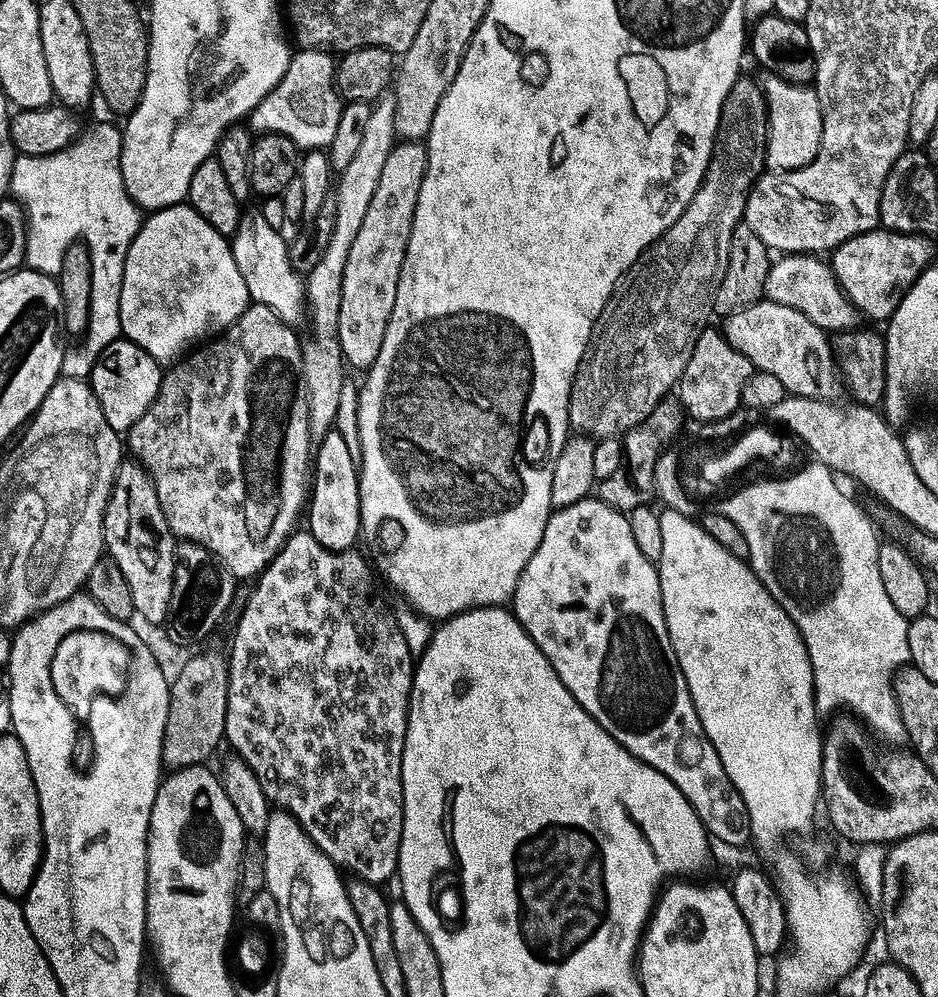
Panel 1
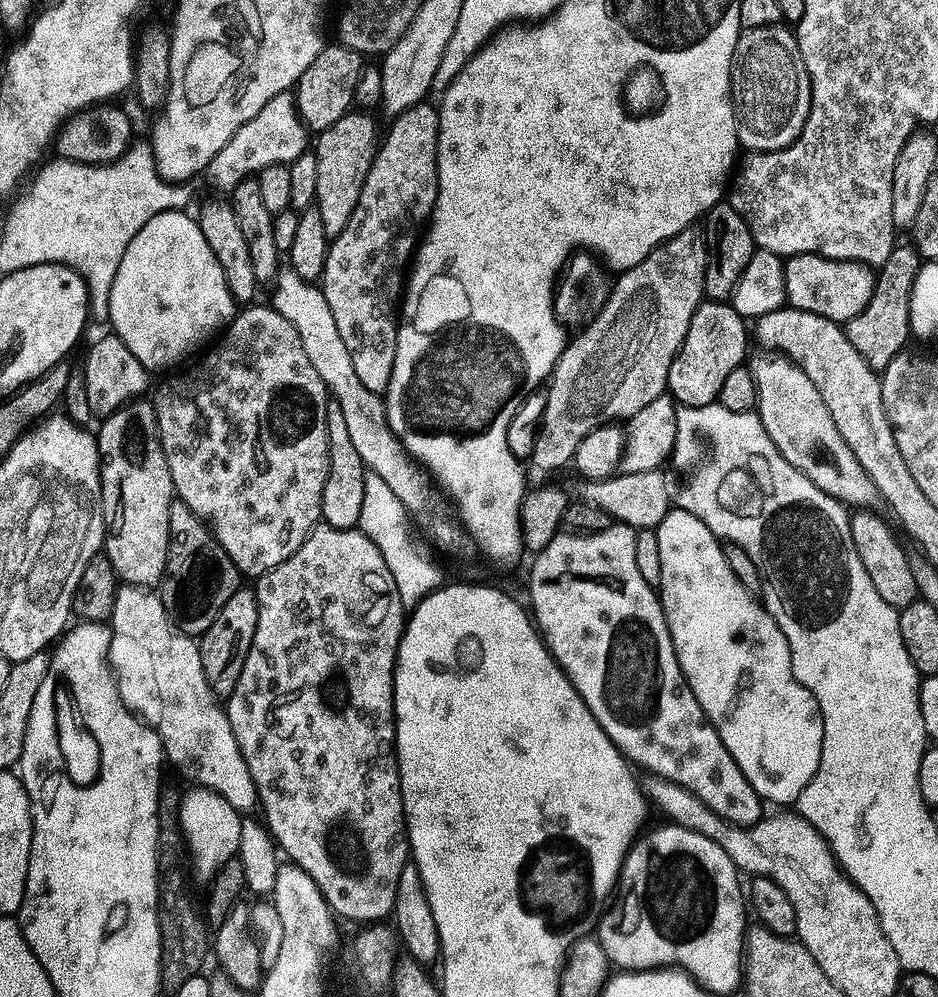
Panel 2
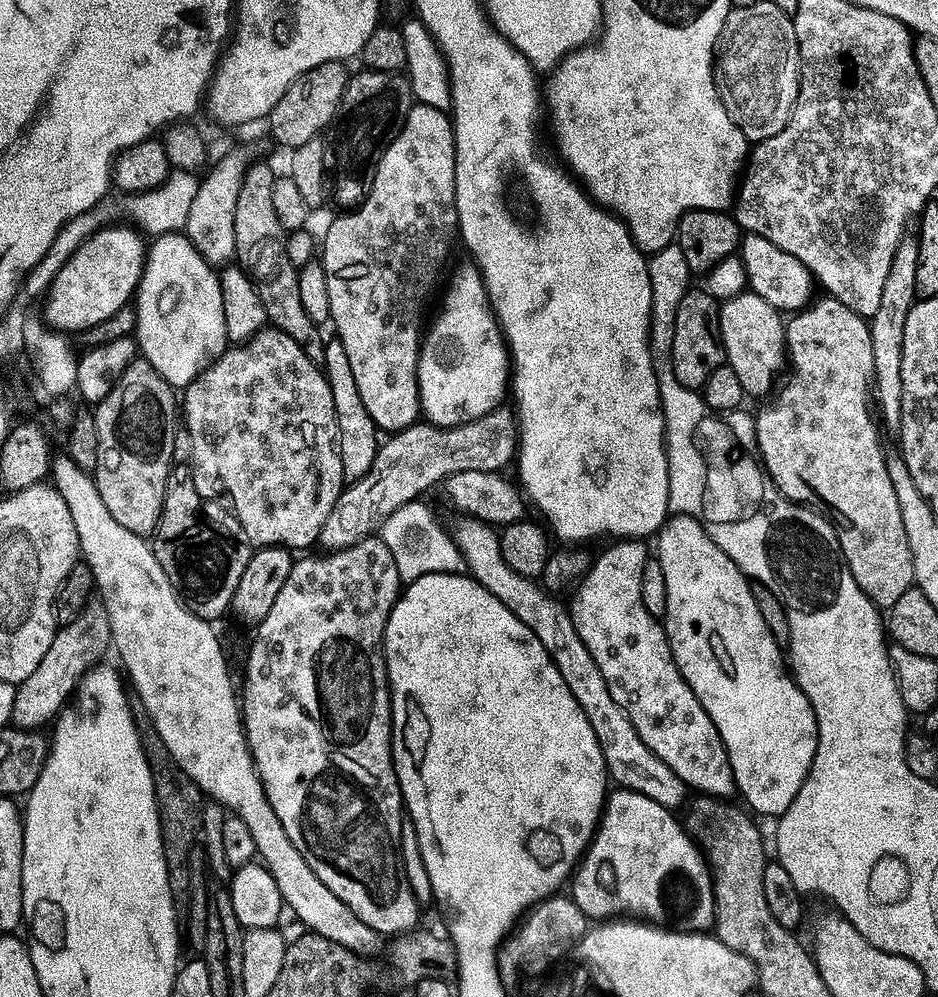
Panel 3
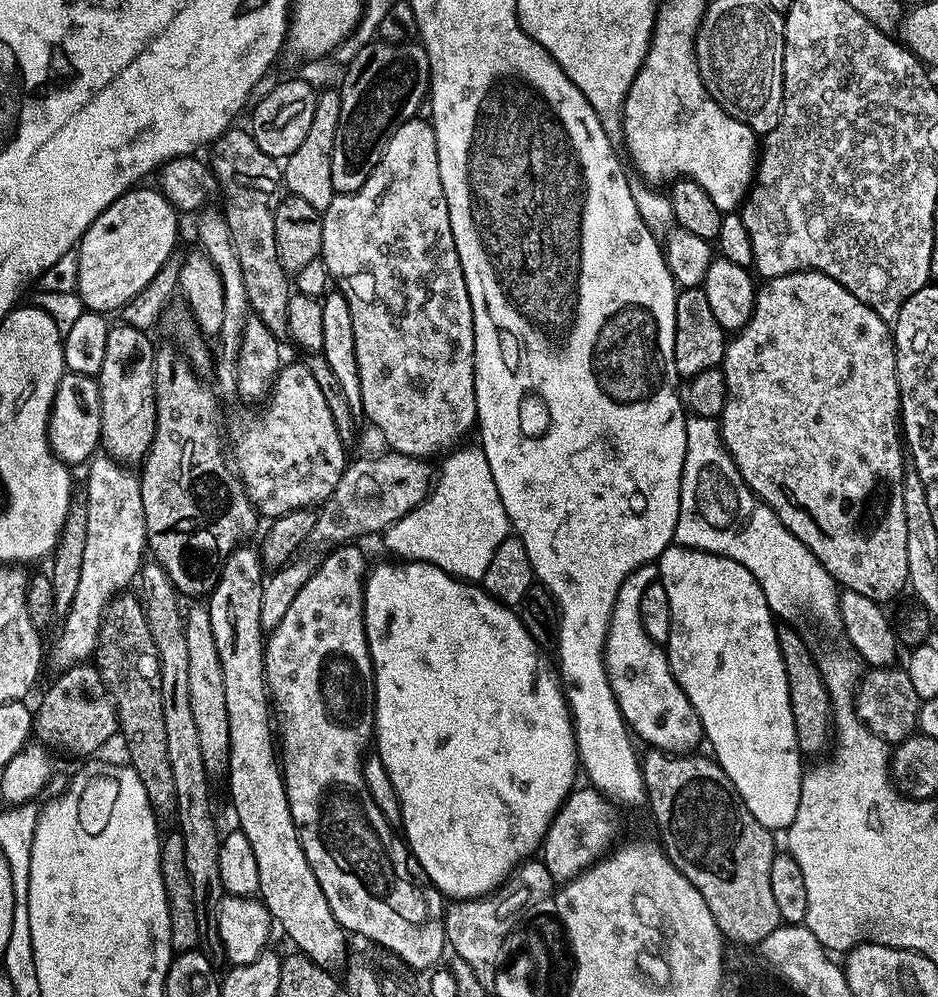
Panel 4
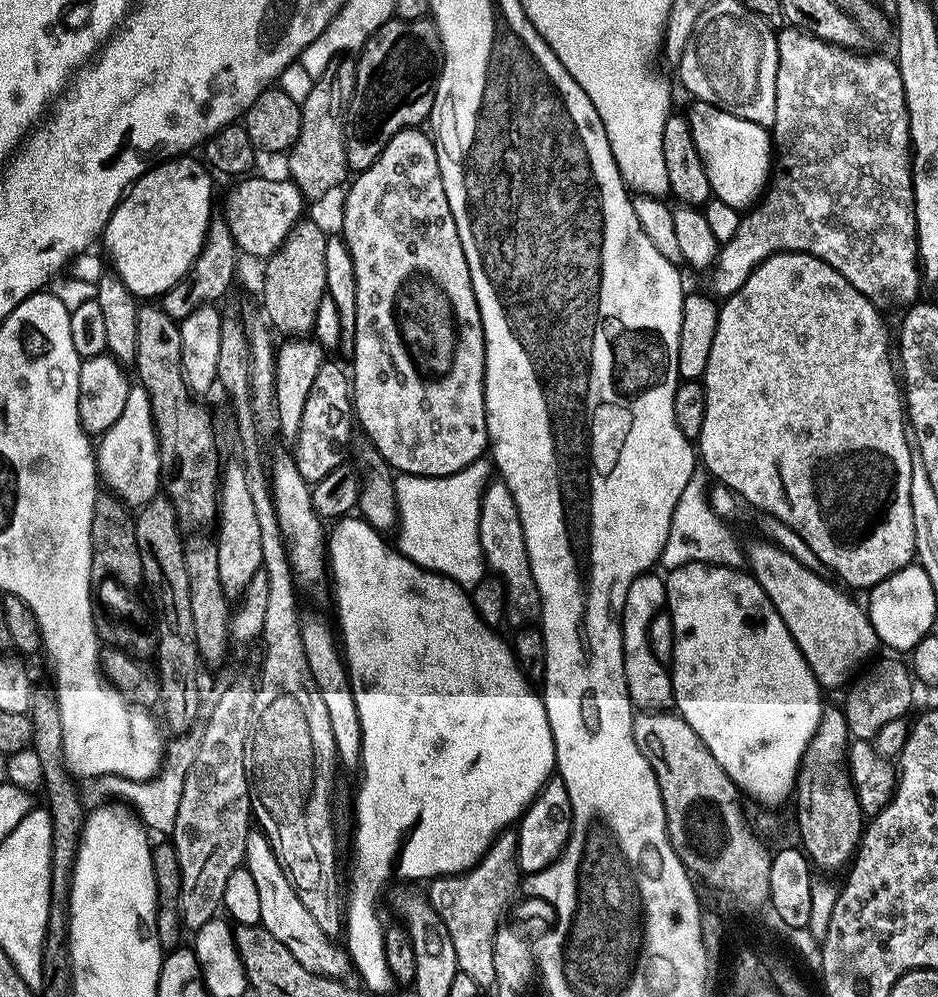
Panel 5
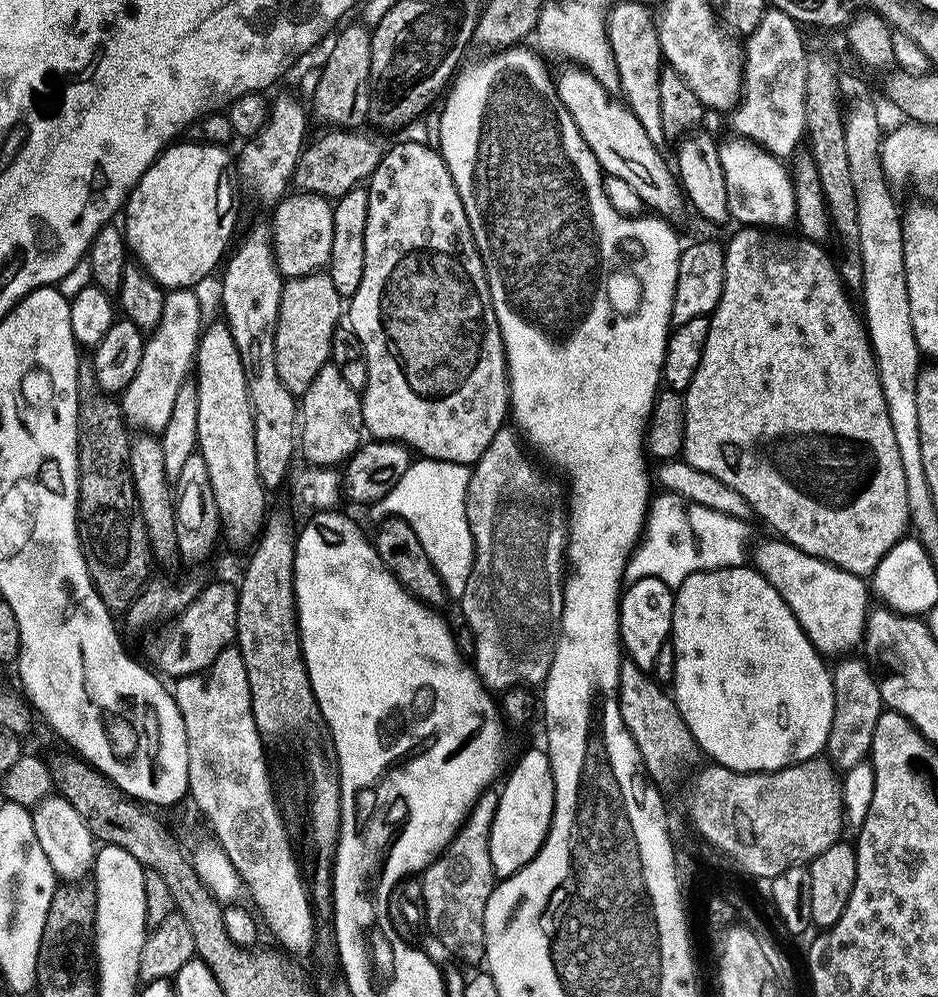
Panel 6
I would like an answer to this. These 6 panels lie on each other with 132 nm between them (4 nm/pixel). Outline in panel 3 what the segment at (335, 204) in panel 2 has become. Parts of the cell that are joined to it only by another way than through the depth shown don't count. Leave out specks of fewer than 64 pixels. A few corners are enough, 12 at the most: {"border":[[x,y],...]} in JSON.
{"border":[[400,72],[349,79],[326,136],[330,196],[367,200],[414,107]]}

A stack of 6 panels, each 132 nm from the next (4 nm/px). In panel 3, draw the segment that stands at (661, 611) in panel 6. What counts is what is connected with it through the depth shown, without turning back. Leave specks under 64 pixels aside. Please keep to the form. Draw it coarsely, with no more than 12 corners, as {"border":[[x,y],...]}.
{"border":[[643,540],[570,603],[618,706],[689,789],[735,797],[718,728],[643,605]]}

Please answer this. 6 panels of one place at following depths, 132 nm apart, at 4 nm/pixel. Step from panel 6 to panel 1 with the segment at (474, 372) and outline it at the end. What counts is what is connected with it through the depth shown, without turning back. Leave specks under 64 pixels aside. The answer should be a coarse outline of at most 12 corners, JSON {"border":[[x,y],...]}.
{"border":[[397,143],[346,258],[345,365],[386,342],[428,149]]}

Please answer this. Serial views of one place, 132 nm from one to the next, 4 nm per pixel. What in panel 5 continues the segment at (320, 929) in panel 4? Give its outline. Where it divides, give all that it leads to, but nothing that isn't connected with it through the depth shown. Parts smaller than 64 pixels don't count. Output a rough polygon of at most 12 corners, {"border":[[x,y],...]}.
{"border":[[243,463],[223,469],[218,571],[243,597],[263,569]]}

